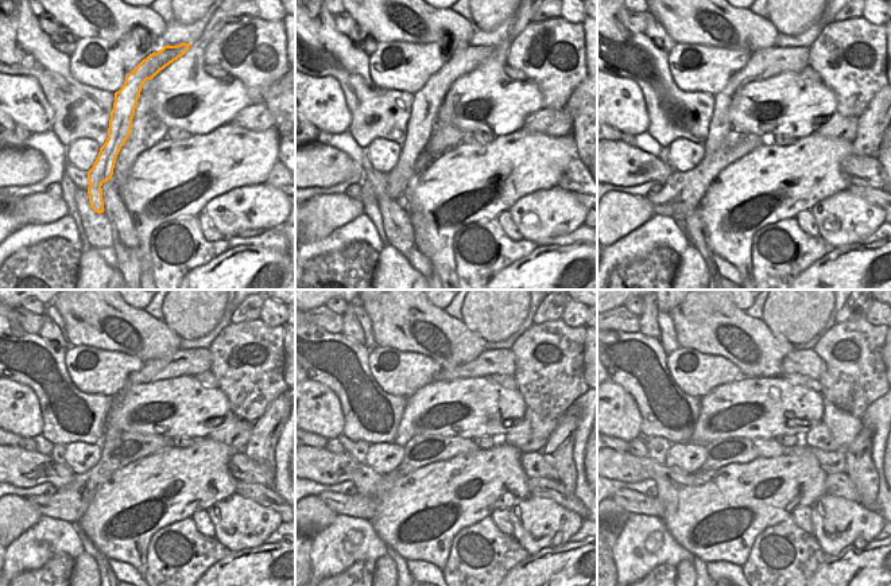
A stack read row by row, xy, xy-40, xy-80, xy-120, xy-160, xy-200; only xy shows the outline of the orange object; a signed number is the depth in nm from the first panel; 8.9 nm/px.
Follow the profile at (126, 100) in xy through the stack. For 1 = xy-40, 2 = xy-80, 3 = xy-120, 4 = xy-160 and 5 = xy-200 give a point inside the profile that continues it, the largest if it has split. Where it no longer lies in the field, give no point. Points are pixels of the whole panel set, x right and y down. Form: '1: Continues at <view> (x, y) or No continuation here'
1: Continues at xy-40 (426, 103)
2: Continues at xy-80 (771, 61)
3: Continues at xy-120 (183, 361)
4: Continues at xy-160 (492, 361)
5: Continues at xy-200 (806, 363)

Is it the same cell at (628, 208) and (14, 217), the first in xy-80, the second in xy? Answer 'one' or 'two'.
two

